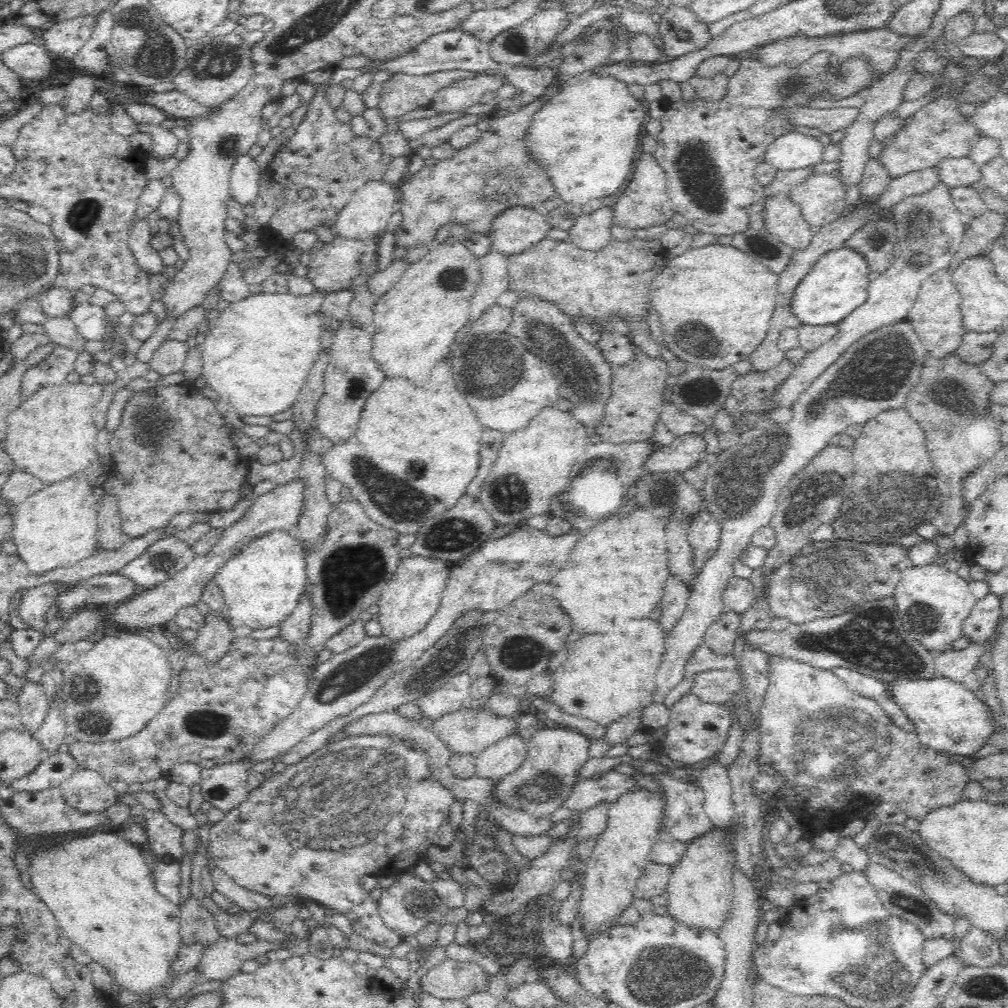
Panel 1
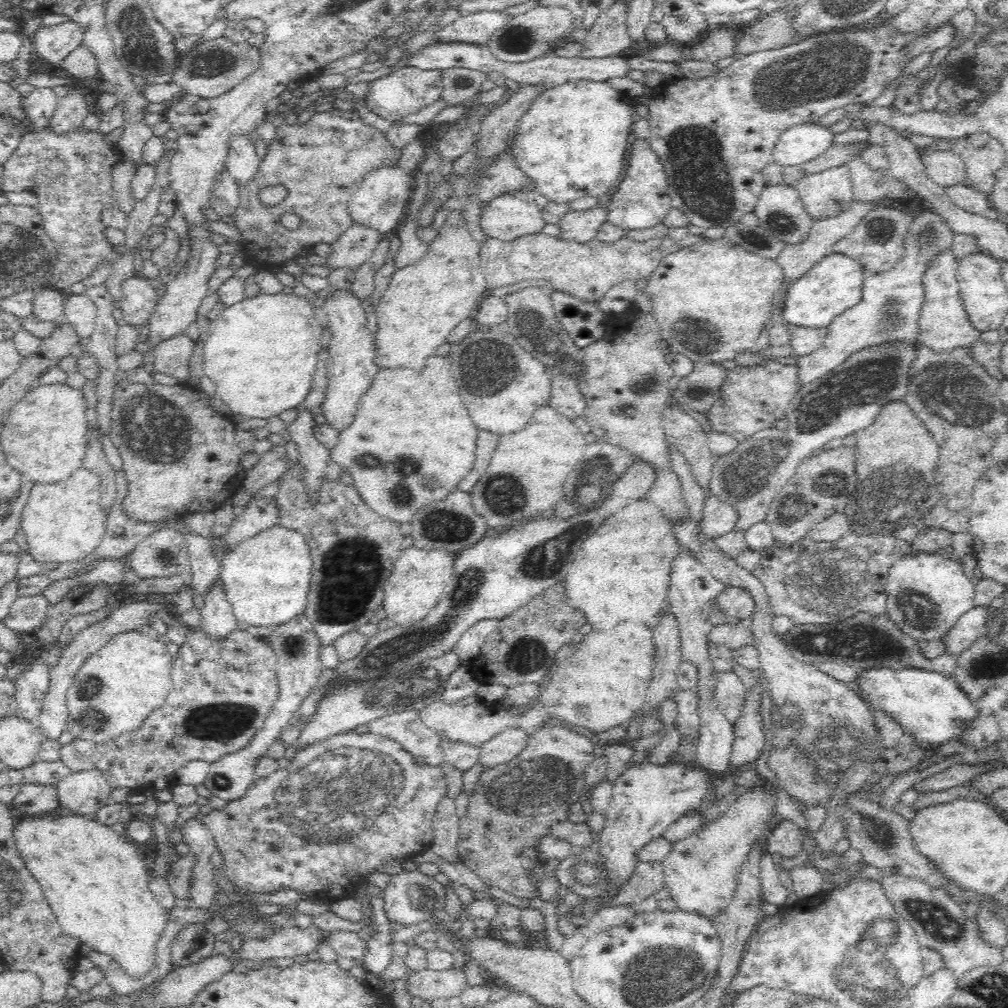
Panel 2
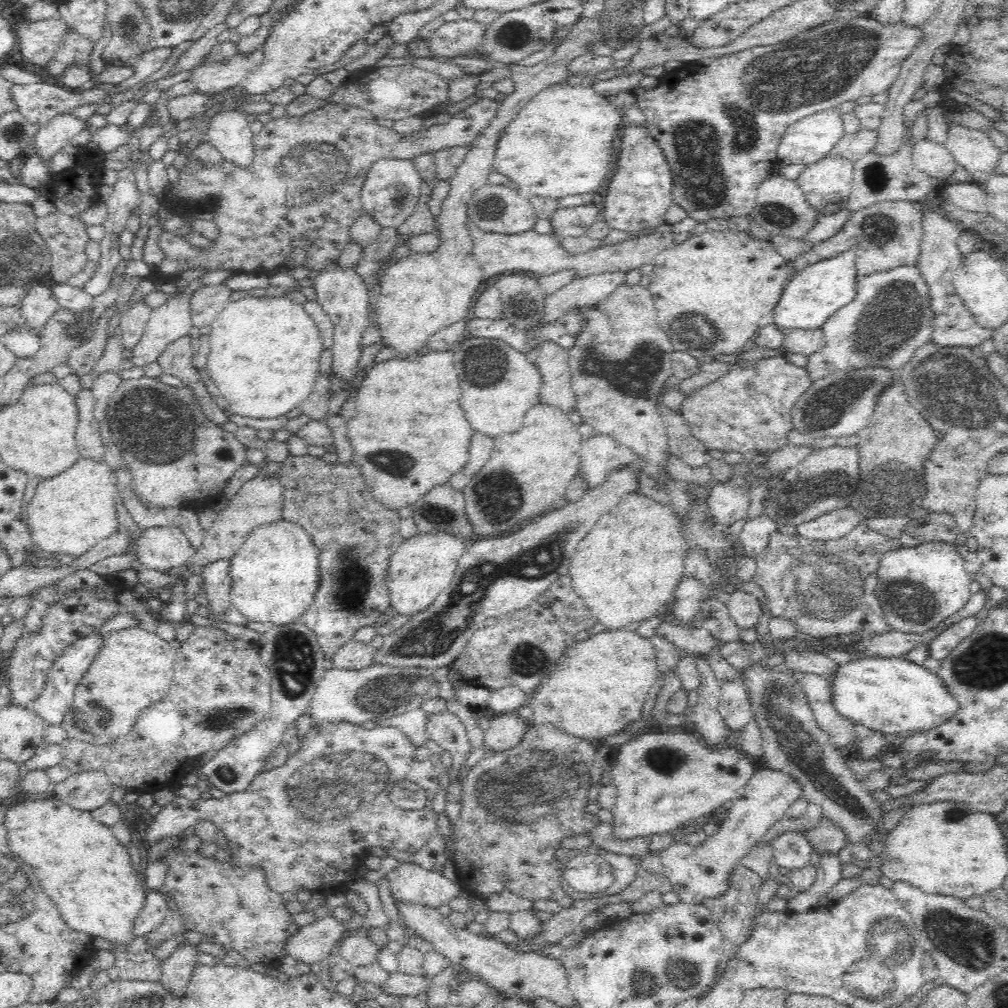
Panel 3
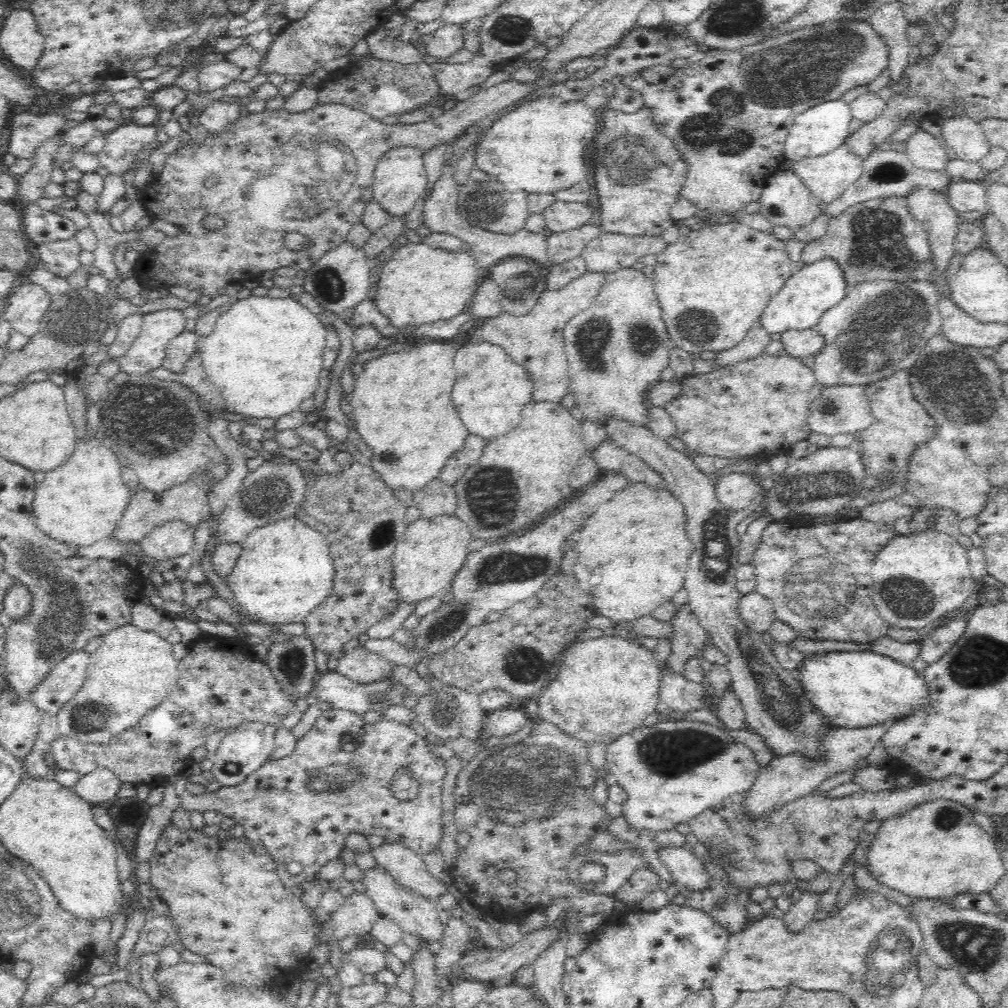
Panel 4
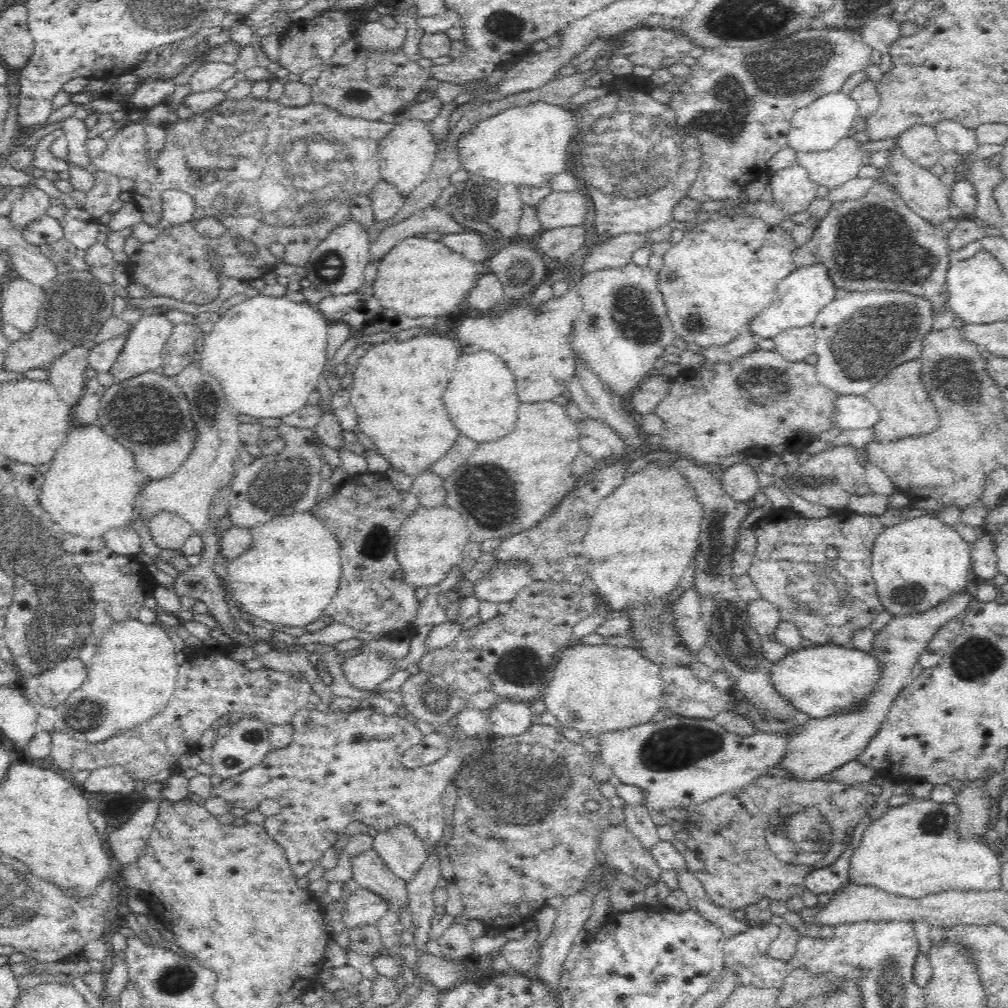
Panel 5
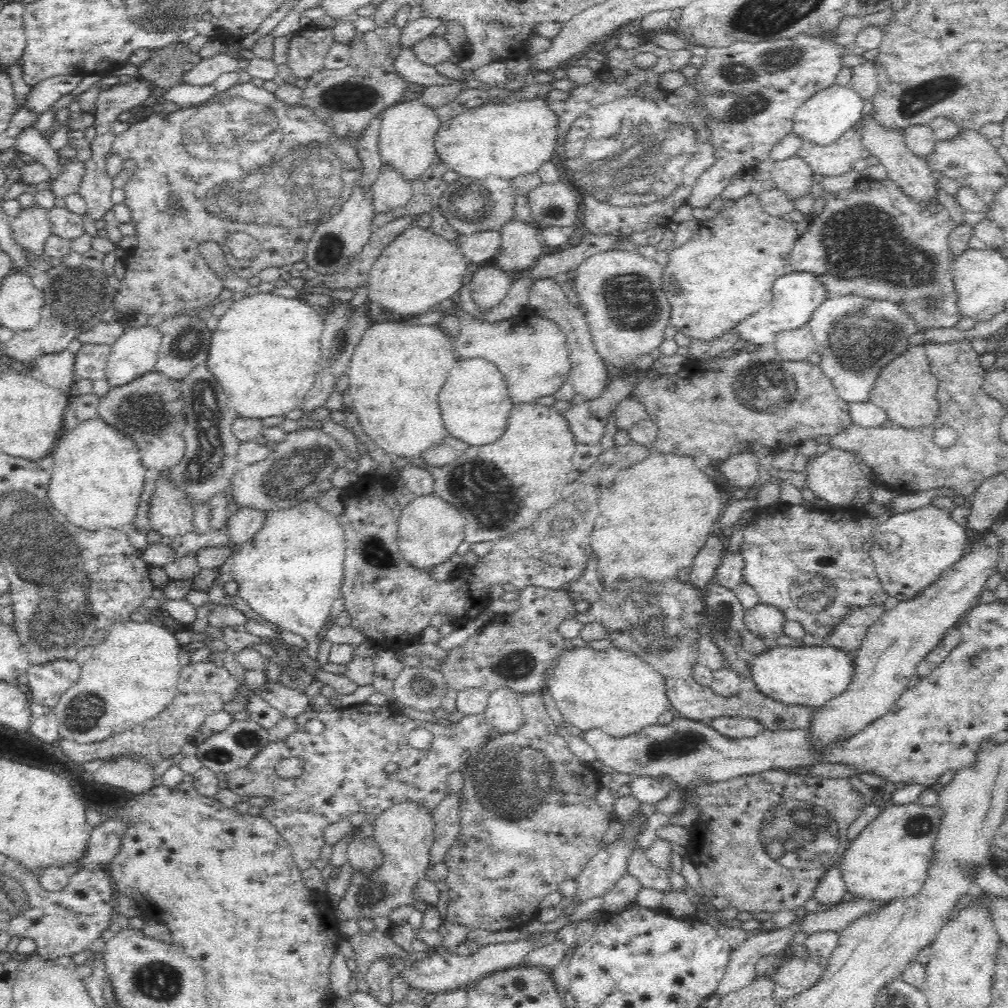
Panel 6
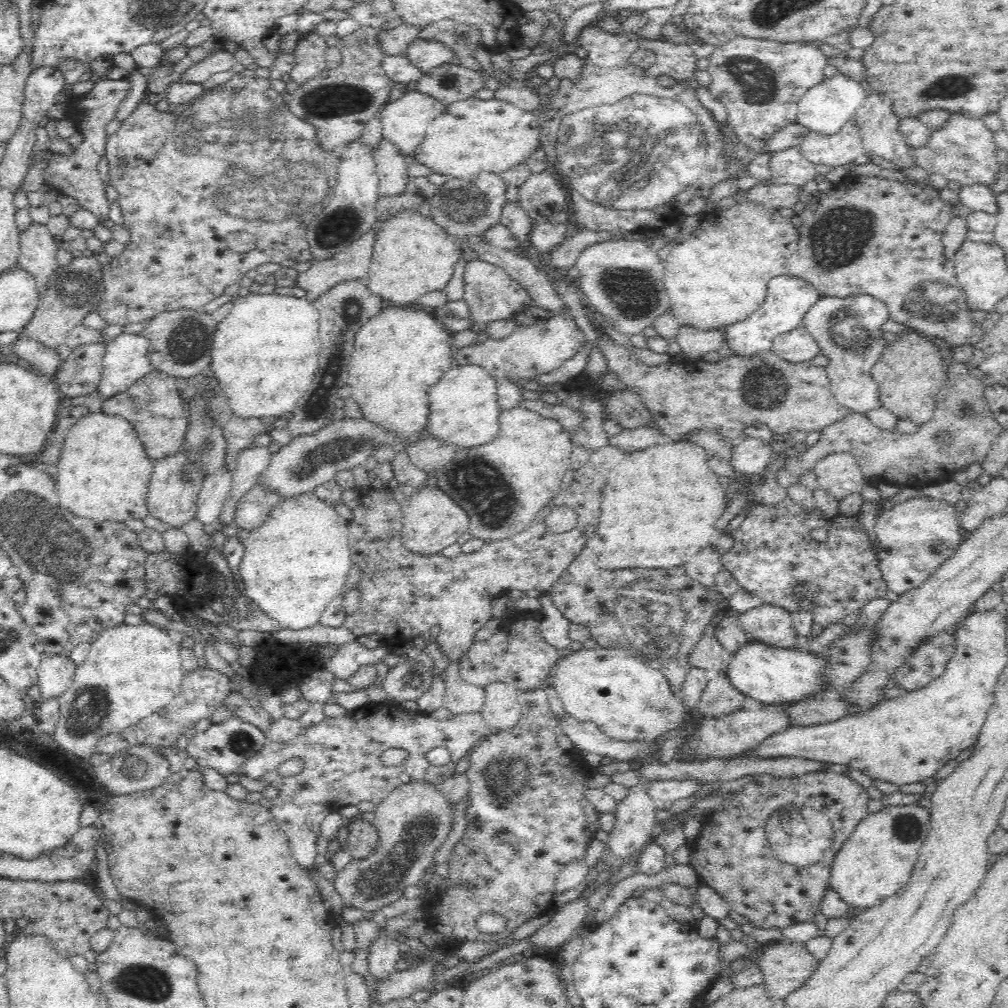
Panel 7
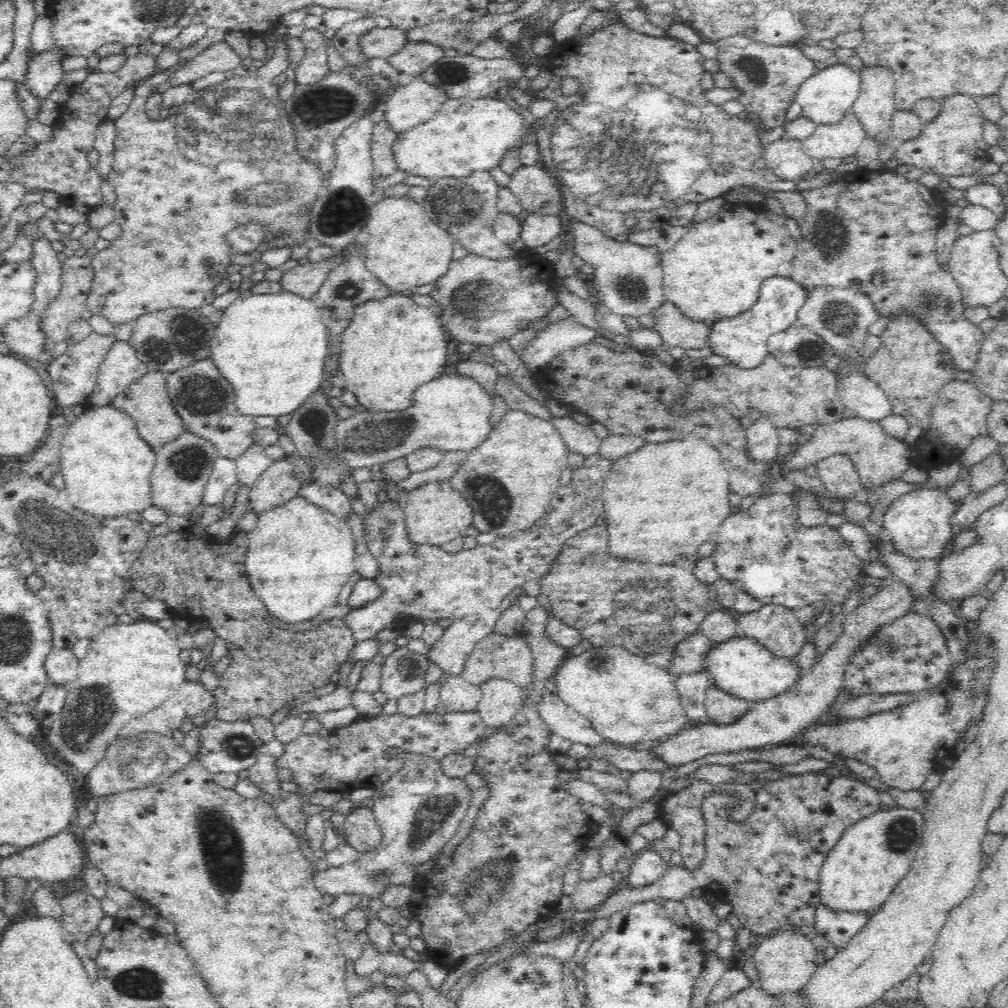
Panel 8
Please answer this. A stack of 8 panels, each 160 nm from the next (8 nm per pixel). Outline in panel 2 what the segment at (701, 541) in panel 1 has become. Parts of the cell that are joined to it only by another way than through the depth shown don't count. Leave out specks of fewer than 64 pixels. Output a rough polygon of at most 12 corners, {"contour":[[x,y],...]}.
{"contour":[[710,495],[699,533],[716,539],[732,531],[738,511]]}

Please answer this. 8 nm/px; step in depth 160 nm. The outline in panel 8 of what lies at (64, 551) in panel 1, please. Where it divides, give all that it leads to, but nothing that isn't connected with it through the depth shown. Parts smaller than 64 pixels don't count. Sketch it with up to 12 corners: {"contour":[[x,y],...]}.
{"contour":[[89,406],[61,444],[72,510],[153,506],[157,457],[135,420]]}

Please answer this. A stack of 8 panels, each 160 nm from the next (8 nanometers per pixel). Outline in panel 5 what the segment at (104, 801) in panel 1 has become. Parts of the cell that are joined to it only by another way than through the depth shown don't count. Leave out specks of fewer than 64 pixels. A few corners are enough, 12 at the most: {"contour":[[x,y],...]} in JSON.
{"contour":[[110,765],[91,771],[79,786],[94,794],[134,791],[125,768]]}

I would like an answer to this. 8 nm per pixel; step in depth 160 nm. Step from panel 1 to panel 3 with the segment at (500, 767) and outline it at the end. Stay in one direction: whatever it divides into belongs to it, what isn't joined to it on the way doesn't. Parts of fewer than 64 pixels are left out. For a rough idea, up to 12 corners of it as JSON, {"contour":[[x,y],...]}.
{"contour":[[515,712],[497,715],[484,733],[489,754],[514,748],[529,722]]}

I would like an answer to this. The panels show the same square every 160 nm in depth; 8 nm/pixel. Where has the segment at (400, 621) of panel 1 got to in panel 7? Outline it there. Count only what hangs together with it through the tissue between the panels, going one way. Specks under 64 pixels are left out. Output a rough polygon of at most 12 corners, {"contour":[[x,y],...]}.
{"contour":[[438,487],[401,507],[403,546],[436,555],[458,543],[468,513]]}

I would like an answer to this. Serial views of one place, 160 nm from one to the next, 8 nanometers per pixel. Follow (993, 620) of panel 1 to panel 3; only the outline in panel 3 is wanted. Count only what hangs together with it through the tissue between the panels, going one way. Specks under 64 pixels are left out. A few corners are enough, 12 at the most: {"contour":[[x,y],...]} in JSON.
{"contour":[[970,616],[949,625],[928,645],[944,660],[978,627]]}

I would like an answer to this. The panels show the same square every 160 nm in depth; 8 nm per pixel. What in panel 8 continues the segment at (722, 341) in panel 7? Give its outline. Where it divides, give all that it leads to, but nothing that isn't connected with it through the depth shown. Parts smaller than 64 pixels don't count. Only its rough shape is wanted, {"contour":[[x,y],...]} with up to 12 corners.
{"contour":[[666,300],[654,310],[663,343],[709,347],[712,326],[684,316]]}

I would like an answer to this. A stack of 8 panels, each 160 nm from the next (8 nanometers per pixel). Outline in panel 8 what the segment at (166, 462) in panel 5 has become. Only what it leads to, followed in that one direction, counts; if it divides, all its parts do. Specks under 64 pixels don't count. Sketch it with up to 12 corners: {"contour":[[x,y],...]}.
{"contour":[[149,370],[111,400],[154,450],[185,431],[164,372]]}

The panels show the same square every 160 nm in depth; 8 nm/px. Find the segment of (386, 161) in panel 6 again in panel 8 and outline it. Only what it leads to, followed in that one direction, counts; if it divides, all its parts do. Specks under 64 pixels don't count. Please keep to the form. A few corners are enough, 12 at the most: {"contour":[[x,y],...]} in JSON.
{"contour":[[418,76],[382,101],[400,136],[432,120],[449,97]]}

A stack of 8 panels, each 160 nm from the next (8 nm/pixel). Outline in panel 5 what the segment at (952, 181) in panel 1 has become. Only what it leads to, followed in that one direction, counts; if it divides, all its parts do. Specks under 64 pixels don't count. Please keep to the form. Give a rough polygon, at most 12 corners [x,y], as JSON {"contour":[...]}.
{"contour":[[915,125],[897,138],[914,163],[930,168],[944,153],[935,128]]}

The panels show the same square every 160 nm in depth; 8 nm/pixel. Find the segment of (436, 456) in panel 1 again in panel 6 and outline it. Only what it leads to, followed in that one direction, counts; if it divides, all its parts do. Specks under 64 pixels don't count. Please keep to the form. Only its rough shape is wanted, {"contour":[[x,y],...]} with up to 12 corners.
{"contour":[[376,322],[349,364],[363,432],[417,459],[448,436],[438,324]]}

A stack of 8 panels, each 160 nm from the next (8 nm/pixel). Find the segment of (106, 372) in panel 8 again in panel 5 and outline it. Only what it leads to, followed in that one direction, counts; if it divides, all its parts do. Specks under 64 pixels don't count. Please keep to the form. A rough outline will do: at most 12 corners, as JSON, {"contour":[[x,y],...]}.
{"contour":[[141,317],[110,372],[116,381],[162,367],[174,324]]}

